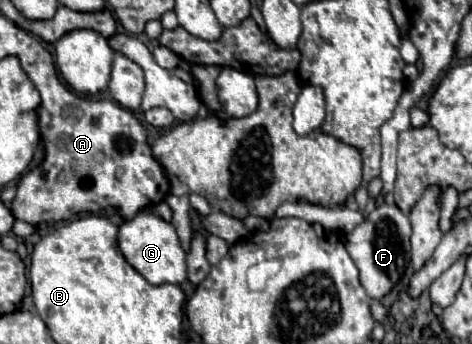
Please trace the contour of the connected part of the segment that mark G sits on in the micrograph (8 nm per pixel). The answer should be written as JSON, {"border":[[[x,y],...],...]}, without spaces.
{"border":[[[151,210],[137,214],[131,220],[125,220],[117,232],[117,246],[125,260],[151,284],[181,284],[187,280],[185,252],[177,238],[173,224],[161,220]]]}

